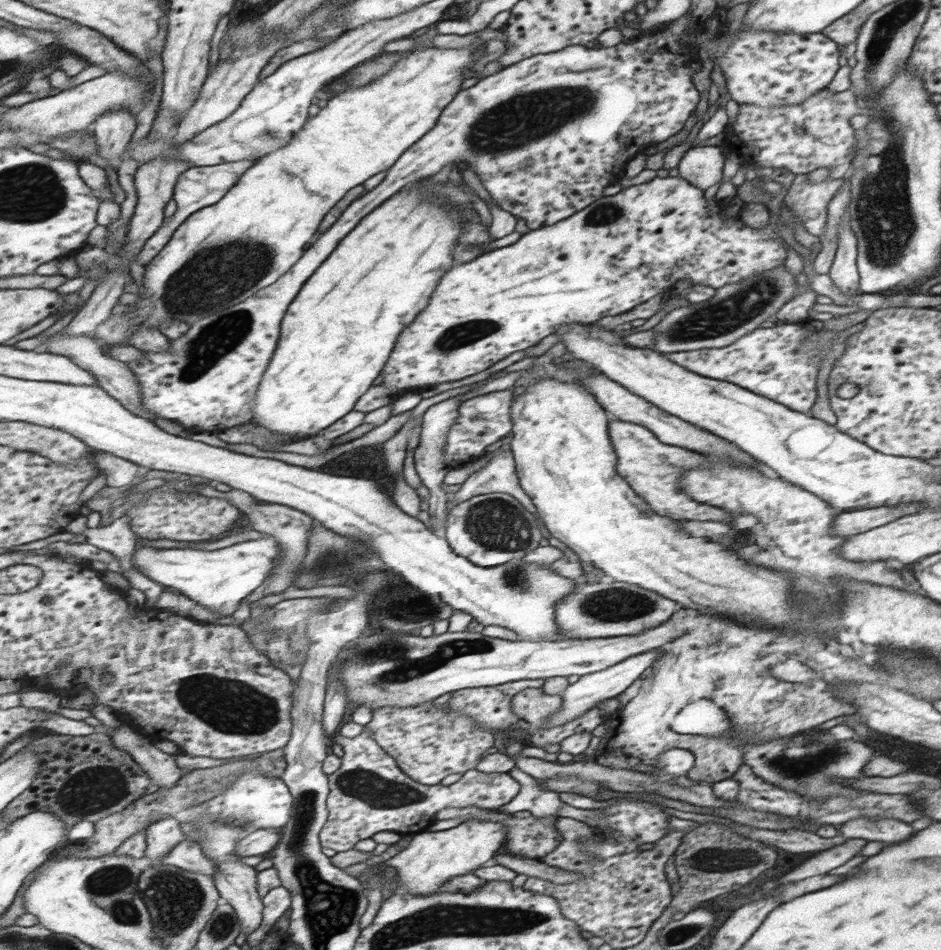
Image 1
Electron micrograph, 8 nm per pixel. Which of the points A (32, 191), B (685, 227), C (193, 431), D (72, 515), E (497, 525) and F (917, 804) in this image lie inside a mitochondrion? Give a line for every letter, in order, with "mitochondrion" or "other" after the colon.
A: mitochondrion
B: other
C: other
D: other
E: mitochondrion
F: other

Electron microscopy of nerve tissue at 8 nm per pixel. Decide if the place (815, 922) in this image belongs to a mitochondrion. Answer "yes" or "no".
no

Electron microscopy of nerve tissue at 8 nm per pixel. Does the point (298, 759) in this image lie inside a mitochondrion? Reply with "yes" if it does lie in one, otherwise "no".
no

